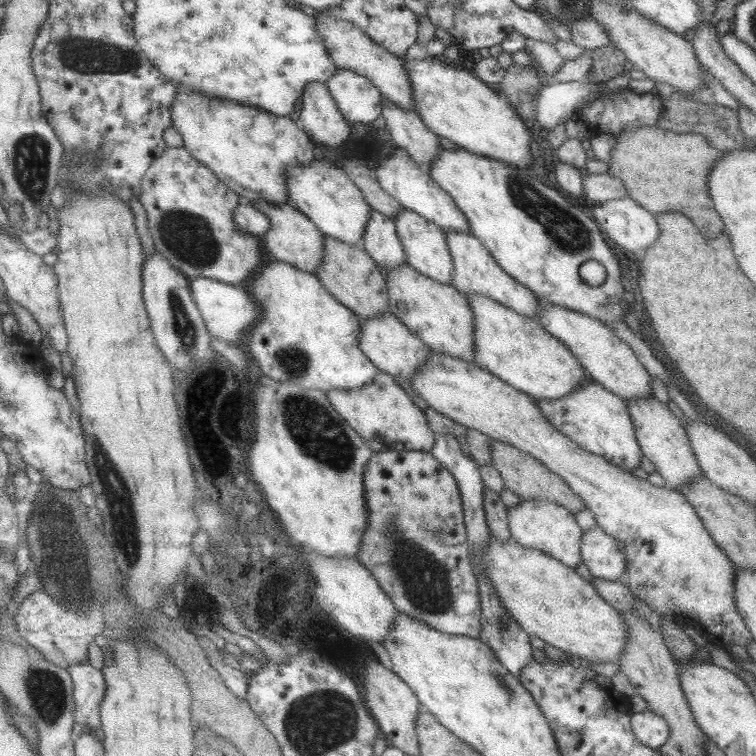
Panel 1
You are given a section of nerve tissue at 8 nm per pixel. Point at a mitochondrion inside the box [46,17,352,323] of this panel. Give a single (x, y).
(87, 56)

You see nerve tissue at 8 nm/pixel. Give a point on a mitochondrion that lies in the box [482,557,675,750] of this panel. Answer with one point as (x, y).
(500, 680)

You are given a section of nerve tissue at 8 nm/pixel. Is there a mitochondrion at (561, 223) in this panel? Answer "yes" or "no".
yes

